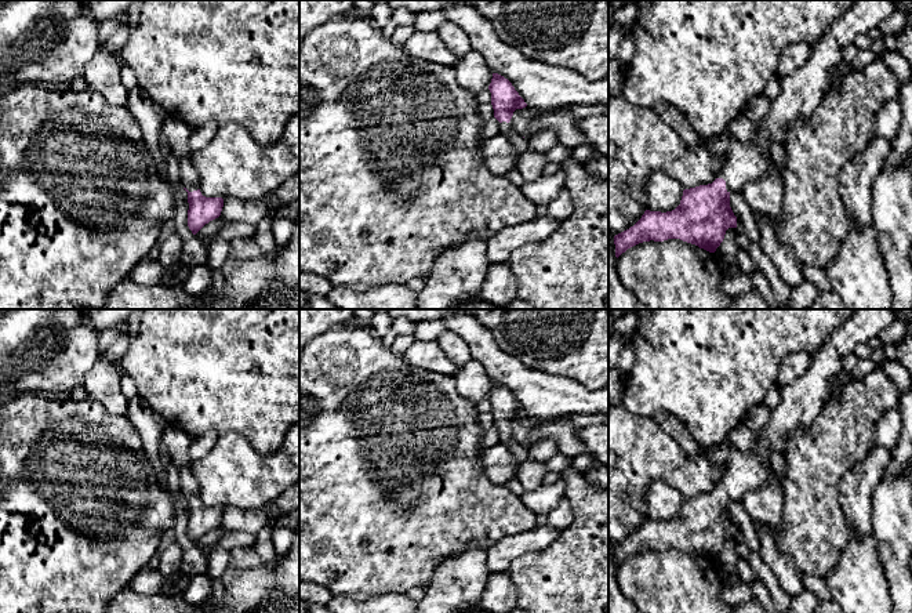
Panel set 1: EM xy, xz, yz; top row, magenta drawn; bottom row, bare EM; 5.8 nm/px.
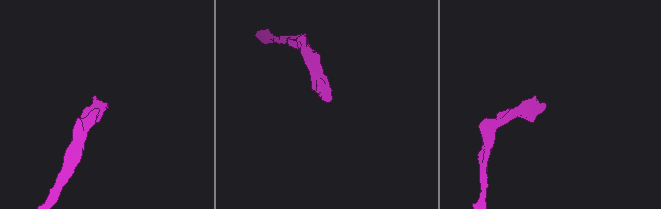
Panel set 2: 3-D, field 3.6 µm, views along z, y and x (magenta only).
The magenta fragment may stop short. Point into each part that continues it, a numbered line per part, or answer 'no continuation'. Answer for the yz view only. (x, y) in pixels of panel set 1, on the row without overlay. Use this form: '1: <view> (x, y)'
1: yz (802, 402)

